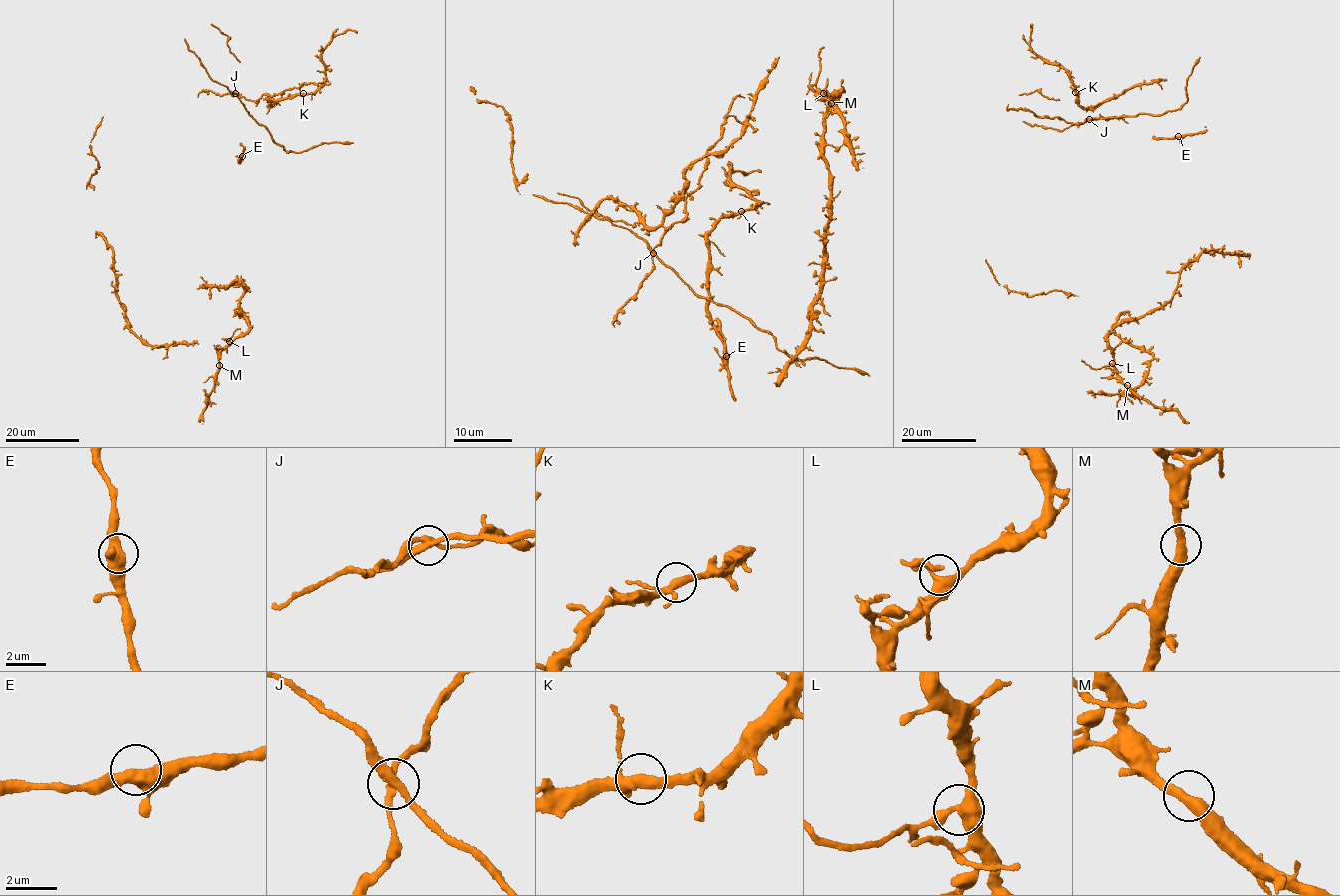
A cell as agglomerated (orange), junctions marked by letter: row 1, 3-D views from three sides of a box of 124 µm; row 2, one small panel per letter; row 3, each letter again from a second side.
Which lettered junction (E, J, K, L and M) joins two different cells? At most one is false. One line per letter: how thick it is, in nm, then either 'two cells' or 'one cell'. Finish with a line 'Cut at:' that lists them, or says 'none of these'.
E: calibre 460 nm; one cell
J: calibre 320 nm; two cells
K: calibre 320 nm; one cell
L: calibre 400 nm; one cell
M: calibre 400 nm; one cell
Cut at: J

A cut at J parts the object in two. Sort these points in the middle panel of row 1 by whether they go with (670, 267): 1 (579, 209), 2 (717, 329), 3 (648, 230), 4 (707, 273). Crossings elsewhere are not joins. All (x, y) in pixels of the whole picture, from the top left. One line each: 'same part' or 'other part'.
1: same part
2: other part
3: other part
4: other part

